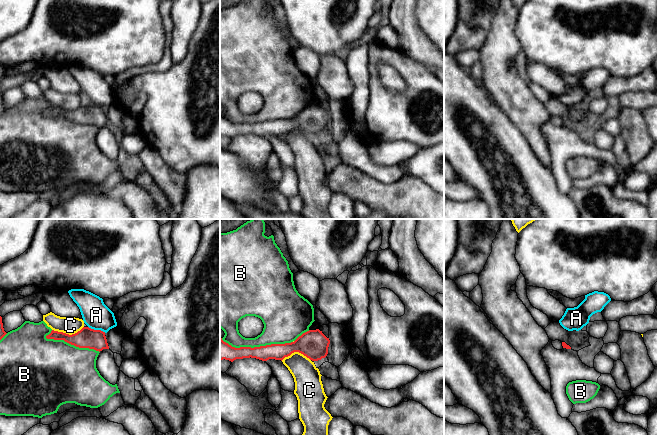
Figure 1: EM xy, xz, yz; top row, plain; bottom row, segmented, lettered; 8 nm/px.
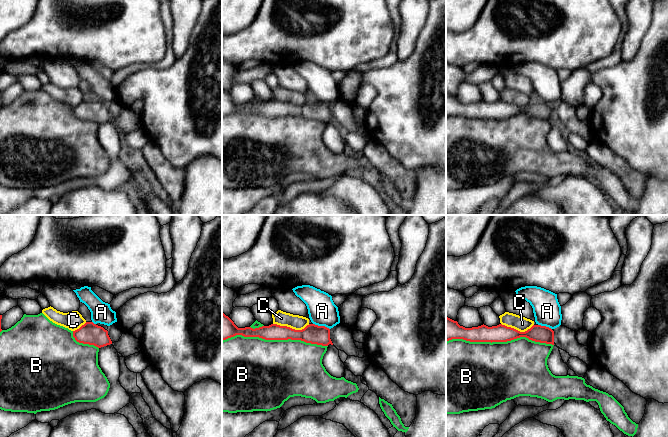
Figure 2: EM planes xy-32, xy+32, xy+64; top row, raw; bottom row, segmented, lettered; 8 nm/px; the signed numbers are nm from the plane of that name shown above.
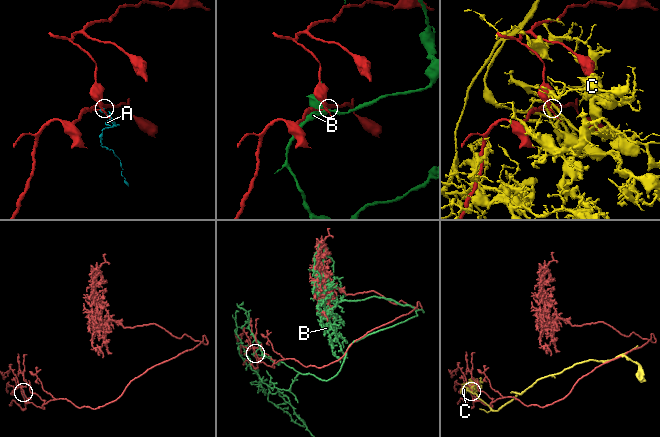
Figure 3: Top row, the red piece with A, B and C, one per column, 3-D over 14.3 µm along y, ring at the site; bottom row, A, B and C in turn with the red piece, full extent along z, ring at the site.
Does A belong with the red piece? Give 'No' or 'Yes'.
No

